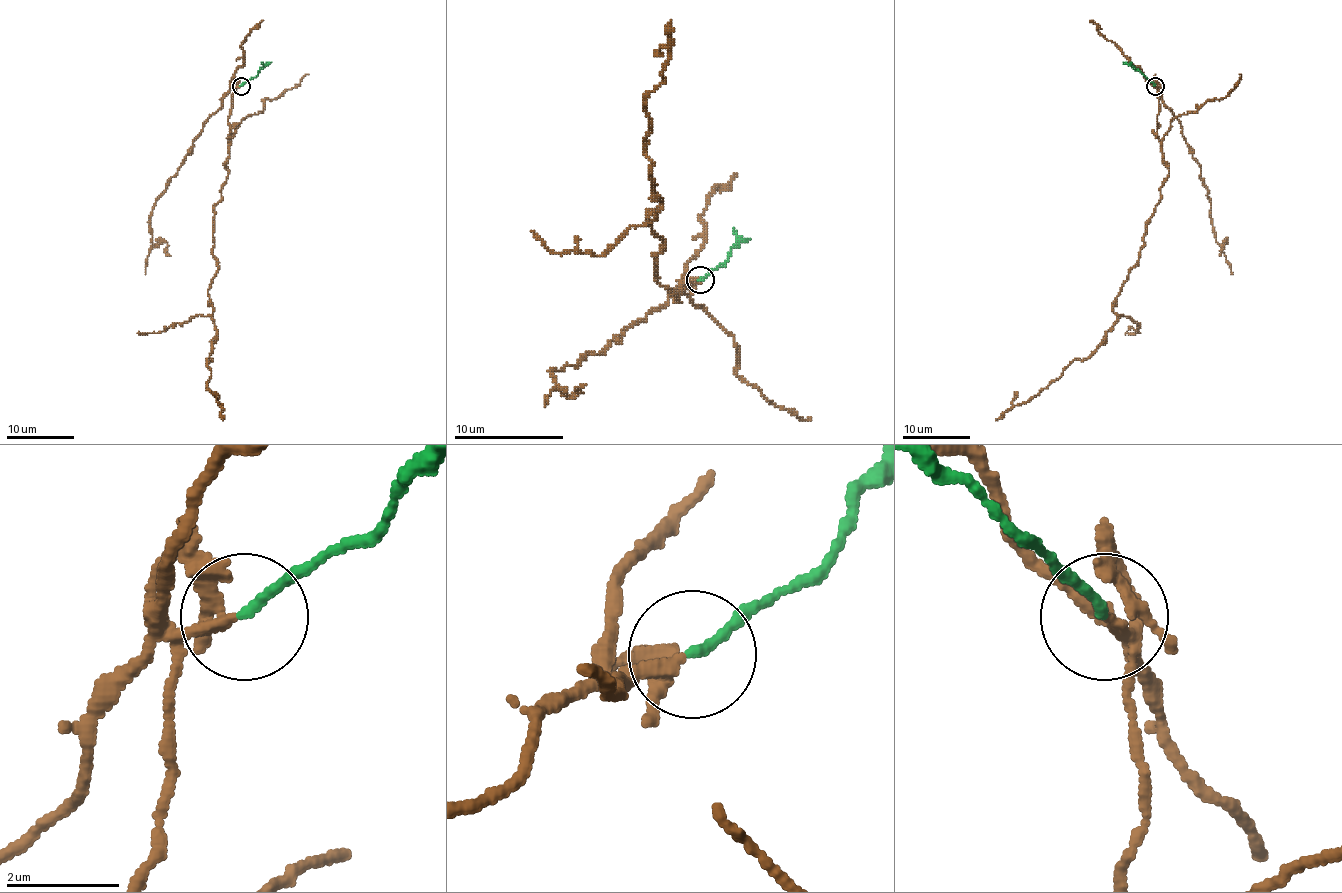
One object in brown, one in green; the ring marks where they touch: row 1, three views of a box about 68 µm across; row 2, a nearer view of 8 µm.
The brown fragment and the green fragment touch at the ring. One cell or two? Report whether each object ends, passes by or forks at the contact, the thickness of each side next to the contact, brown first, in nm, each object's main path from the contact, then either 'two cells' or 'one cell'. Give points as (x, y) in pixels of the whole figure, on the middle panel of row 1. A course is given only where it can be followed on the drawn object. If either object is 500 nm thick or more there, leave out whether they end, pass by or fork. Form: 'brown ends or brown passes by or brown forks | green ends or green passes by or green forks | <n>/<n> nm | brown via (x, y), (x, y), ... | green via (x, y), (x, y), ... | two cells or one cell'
brown forks | green ends | 120/170 nm | brown via (698, 280), (679, 283), (679, 302), (657, 280), (646, 223), (660, 201), (646, 99), (671, 20) | green via (701, 280), (728, 258), (736, 242), (734, 228) | two cells

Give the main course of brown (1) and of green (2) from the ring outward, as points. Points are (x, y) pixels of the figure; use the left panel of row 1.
1: (239, 86), (207, 291), (216, 333), (207, 388), (223, 420)
2: (241, 86), (258, 74), (263, 67), (261, 62)

